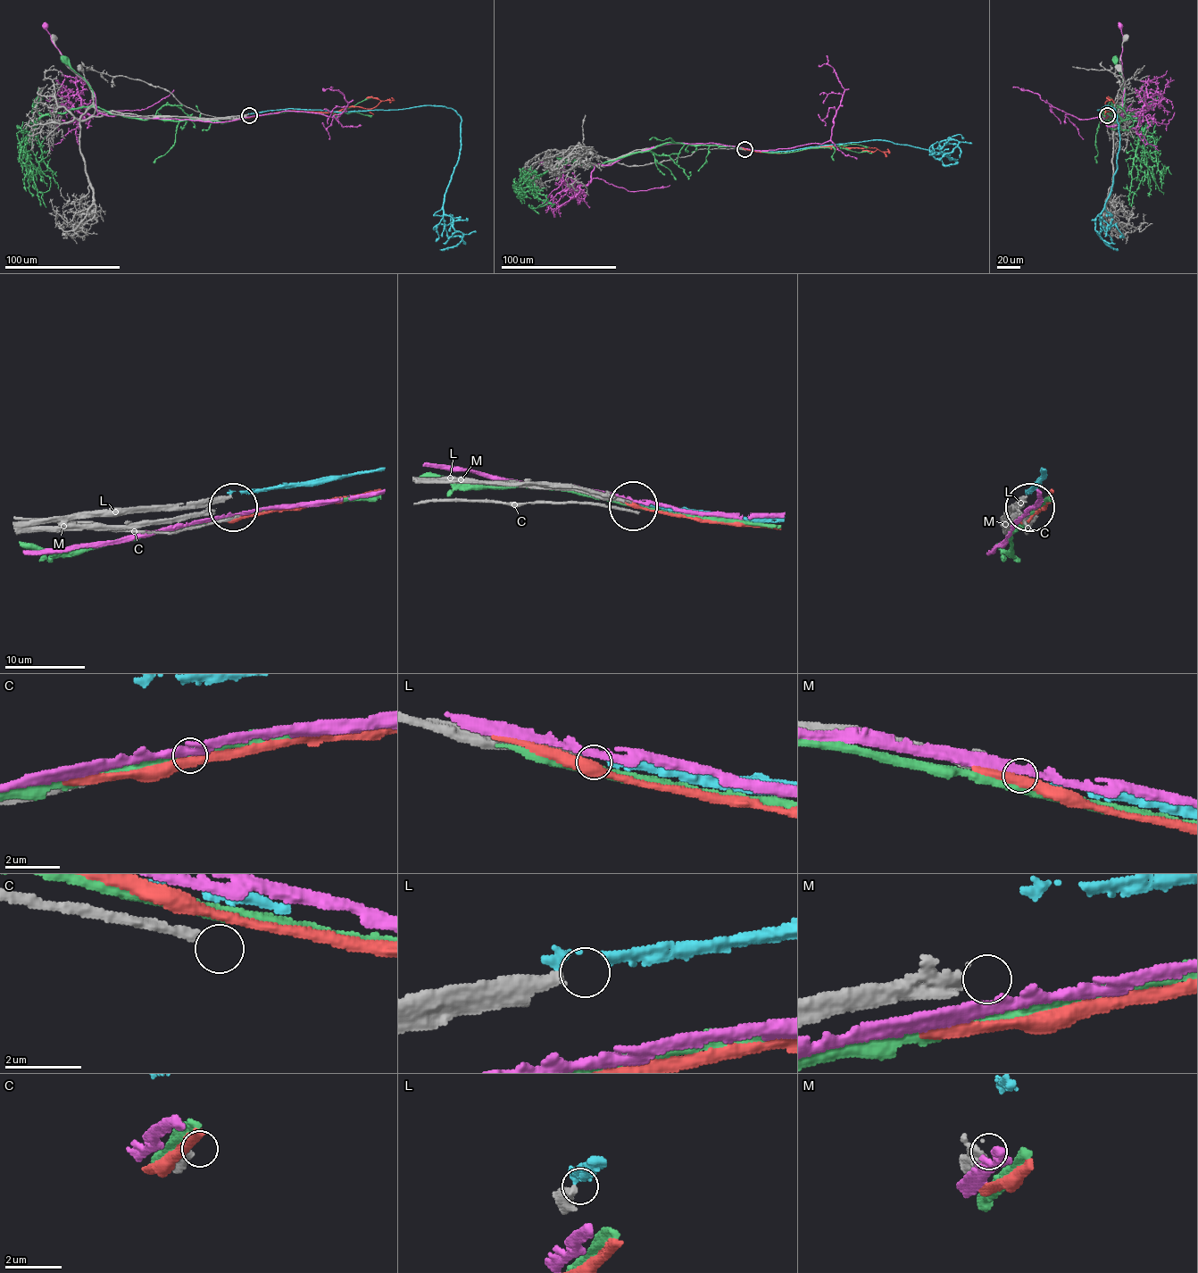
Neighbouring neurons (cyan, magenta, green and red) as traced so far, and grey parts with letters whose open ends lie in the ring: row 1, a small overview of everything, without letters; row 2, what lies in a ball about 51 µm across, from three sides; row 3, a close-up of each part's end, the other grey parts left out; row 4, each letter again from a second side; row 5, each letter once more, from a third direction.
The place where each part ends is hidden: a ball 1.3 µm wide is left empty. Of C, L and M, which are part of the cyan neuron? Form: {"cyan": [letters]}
{"cyan": []}

